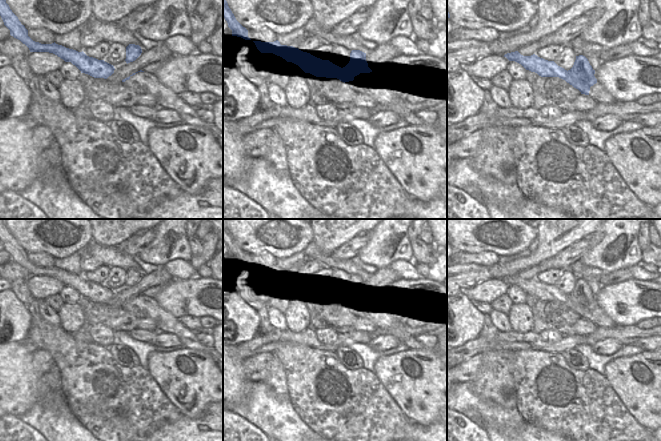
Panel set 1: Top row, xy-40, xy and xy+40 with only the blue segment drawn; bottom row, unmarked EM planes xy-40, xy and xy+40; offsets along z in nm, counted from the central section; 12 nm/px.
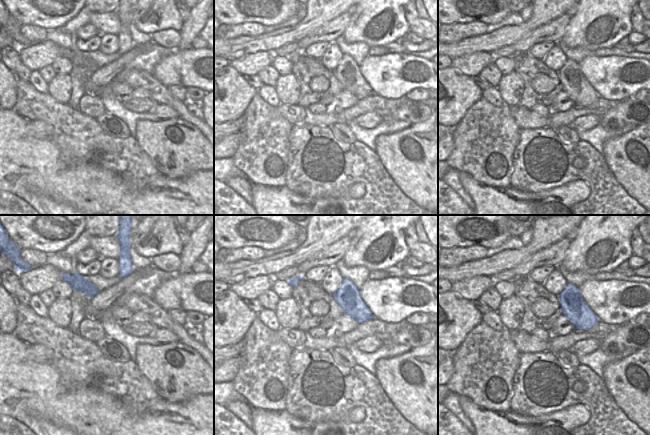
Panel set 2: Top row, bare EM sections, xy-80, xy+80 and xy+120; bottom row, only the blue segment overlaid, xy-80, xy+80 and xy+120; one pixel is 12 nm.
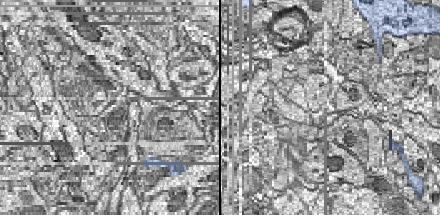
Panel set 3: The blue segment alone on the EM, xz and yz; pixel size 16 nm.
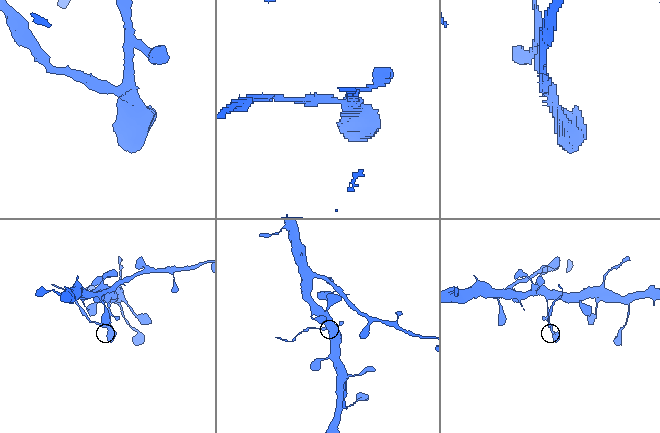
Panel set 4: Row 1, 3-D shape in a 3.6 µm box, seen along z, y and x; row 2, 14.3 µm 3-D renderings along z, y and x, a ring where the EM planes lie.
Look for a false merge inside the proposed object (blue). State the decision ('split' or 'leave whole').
split

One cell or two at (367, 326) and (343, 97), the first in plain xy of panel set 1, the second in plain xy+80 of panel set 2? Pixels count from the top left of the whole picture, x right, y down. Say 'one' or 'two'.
one

